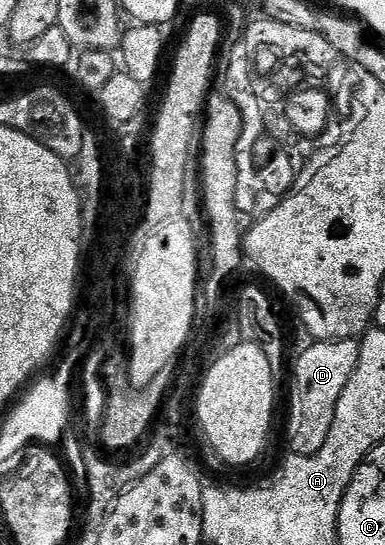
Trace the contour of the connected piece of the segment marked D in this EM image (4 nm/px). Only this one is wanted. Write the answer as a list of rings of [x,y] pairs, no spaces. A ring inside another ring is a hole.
[[[317,341],[300,353],[292,369],[292,394],[288,397],[288,445],[297,457],[313,457],[322,451],[322,443],[334,427],[334,413],[338,411],[338,399],[350,383],[350,375],[358,367],[360,341]]]

